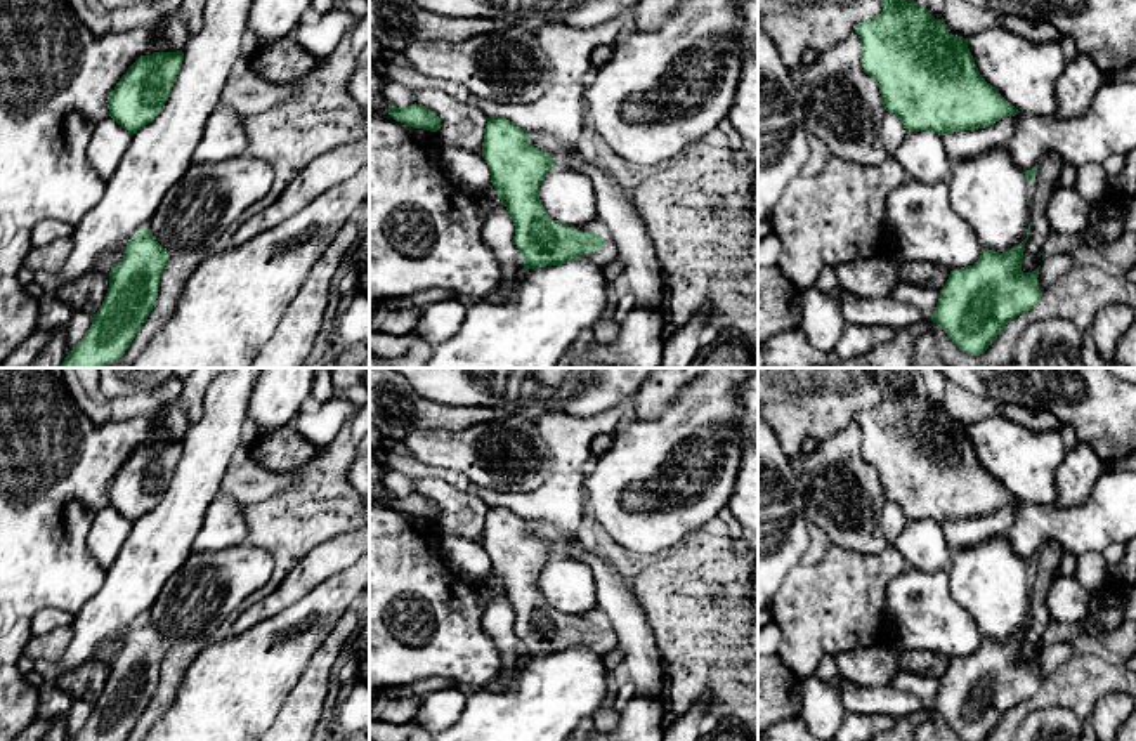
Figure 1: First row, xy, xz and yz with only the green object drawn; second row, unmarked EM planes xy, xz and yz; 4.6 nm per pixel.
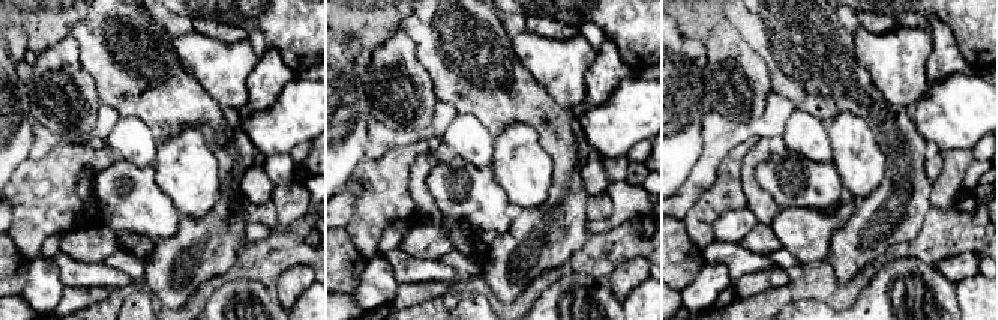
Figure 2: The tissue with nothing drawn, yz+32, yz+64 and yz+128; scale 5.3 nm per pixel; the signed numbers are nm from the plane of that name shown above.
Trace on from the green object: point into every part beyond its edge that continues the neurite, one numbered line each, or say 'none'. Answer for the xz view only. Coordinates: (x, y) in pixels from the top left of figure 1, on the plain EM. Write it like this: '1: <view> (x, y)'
1: xz (607, 642)

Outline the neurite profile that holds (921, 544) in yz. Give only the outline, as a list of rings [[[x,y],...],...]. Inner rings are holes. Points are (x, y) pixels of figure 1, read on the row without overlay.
[[[931,519],[905,522],[893,545],[909,567],[924,573],[940,571],[952,555],[942,524]]]

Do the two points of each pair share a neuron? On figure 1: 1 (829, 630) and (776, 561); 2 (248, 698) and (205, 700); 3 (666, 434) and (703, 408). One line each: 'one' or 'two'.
1: two
2: one
3: one

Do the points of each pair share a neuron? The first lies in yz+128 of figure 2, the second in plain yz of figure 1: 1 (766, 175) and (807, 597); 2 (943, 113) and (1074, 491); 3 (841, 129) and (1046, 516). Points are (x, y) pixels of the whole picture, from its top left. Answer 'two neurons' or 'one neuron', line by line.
1: two neurons
2: two neurons
3: two neurons

